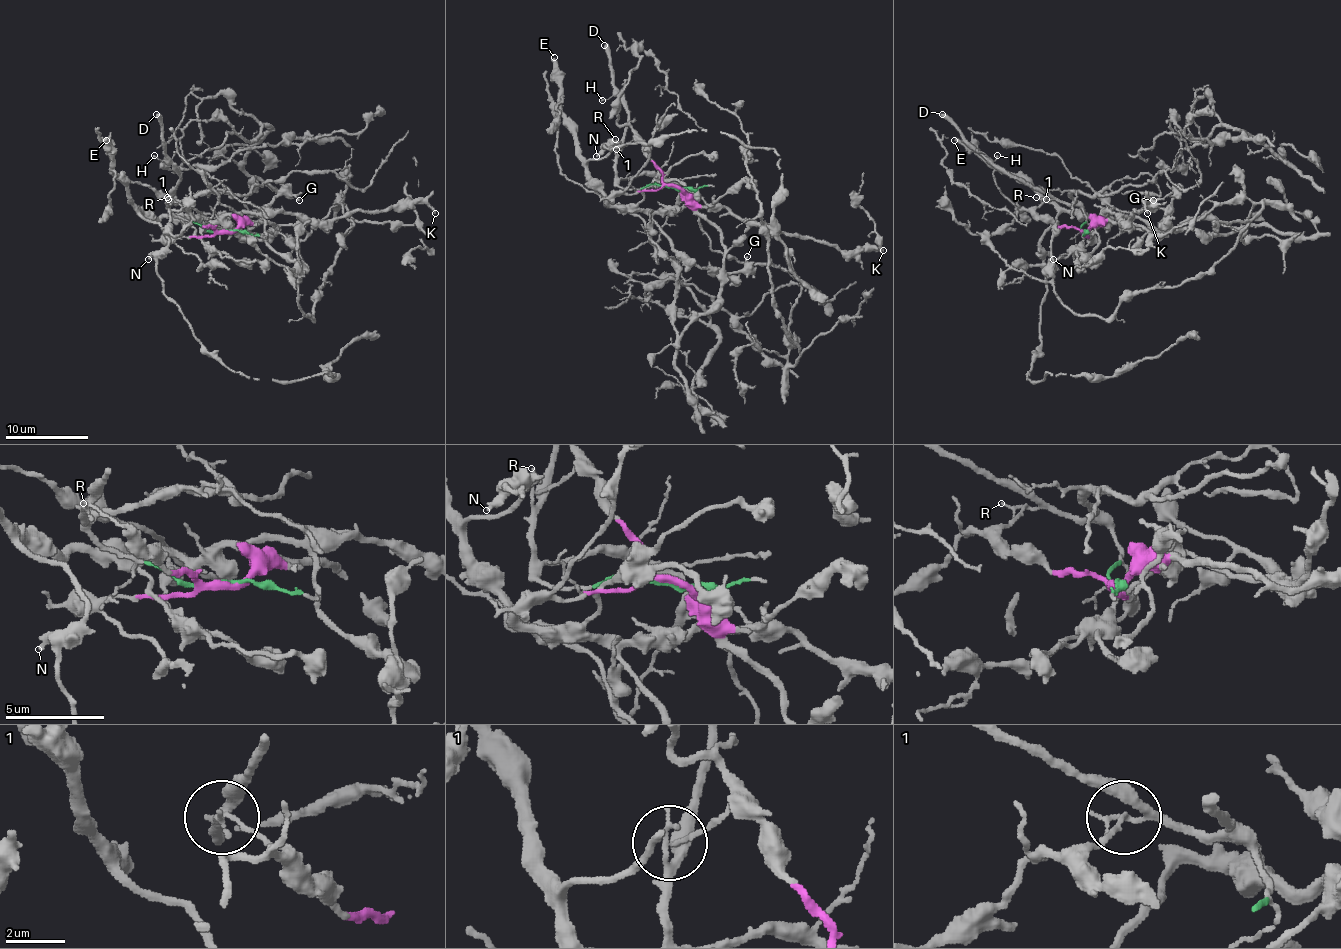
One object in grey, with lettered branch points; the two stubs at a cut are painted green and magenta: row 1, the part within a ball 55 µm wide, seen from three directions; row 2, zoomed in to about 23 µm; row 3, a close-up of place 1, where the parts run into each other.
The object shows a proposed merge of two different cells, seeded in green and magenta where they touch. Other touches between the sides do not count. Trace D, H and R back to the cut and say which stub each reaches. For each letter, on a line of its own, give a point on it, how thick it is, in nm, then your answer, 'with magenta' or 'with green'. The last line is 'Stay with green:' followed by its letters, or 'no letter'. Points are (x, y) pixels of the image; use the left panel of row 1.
D: place (156, 114); calibre 440 nm; with green
H: place (154, 155); calibre 140 nm; with green
R: place (167, 197); calibre 90 nm; with green
Stay with green: D, H, R

